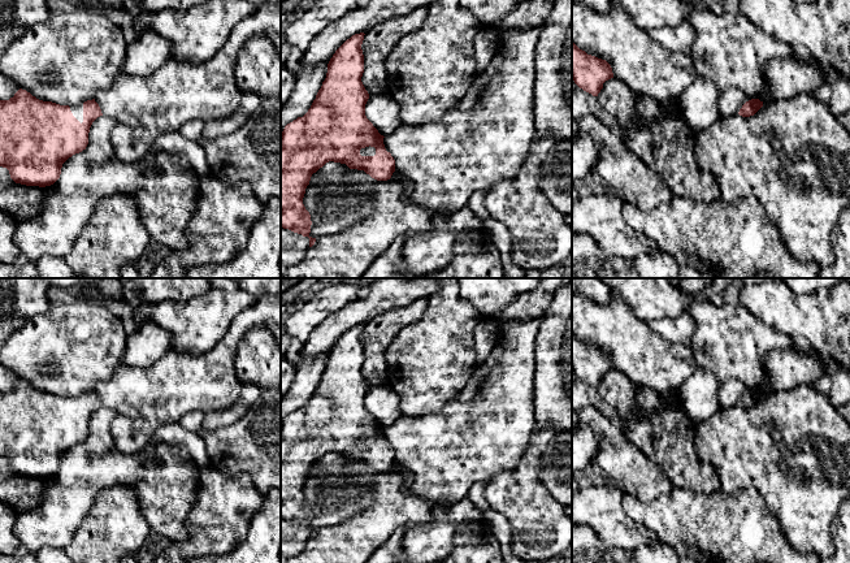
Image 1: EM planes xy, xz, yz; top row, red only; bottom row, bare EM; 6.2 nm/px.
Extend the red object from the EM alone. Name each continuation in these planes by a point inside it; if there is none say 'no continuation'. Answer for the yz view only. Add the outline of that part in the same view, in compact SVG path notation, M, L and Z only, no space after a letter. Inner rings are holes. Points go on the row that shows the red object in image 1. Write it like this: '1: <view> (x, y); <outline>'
no continuation

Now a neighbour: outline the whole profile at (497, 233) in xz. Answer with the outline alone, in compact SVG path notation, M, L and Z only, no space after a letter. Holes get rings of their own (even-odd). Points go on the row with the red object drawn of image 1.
M476 191L469 202L468 208L481 218L486 234L486 241L493 243L499 255L504 268L504 278L525 278L525 270L515 265L512 261L512 244L508 226L493 218L485 207L485 196L487 191Z

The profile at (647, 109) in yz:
M638 95L636 103L636 121L650 125L663 117L682 117L681 99L658 101L646 95Z

